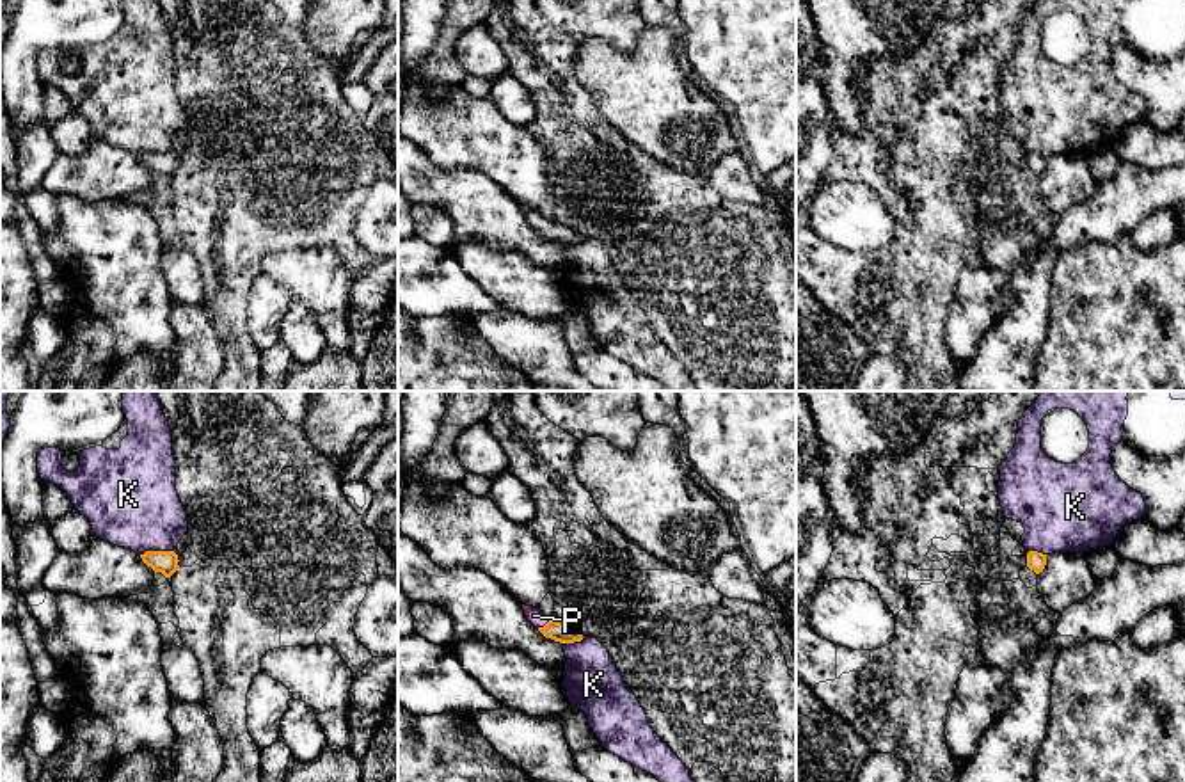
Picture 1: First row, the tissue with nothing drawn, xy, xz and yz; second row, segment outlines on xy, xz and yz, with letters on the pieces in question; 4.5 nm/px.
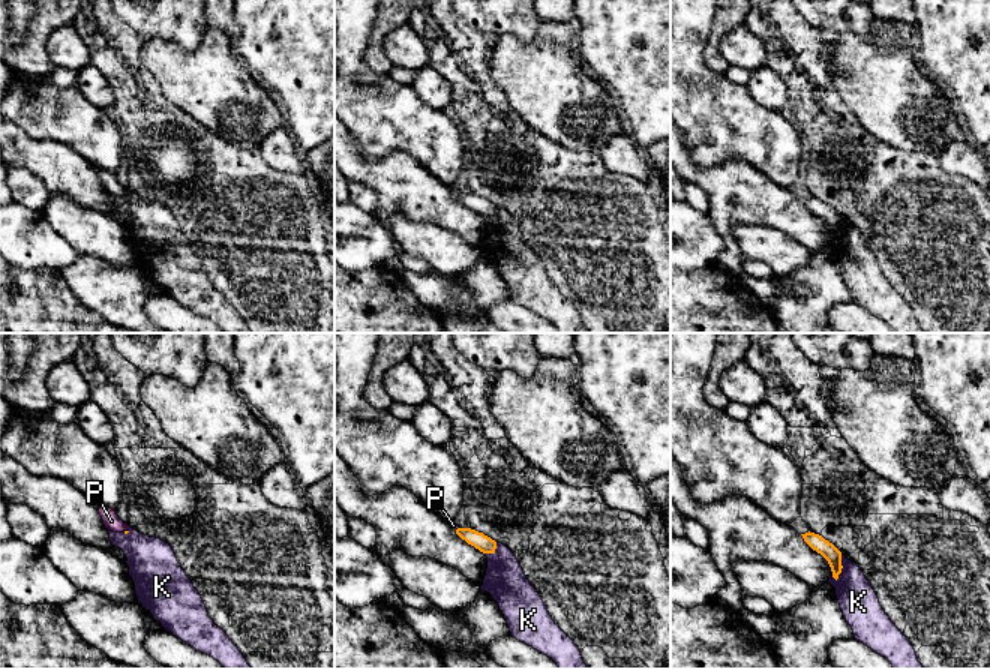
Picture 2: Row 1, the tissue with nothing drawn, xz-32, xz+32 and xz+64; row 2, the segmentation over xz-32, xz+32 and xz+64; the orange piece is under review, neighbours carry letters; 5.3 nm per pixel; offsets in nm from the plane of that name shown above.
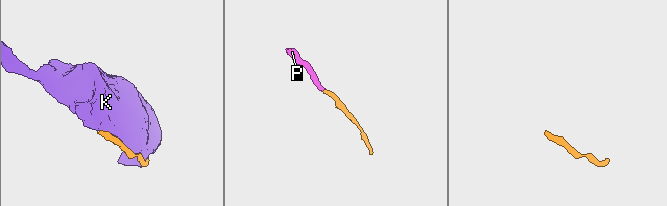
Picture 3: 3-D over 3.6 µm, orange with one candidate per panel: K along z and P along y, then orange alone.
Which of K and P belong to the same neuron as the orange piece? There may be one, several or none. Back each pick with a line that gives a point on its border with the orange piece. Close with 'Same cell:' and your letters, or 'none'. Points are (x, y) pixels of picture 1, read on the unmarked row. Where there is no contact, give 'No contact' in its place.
P: Touches orange at xz (546, 226)
Same cell: P

